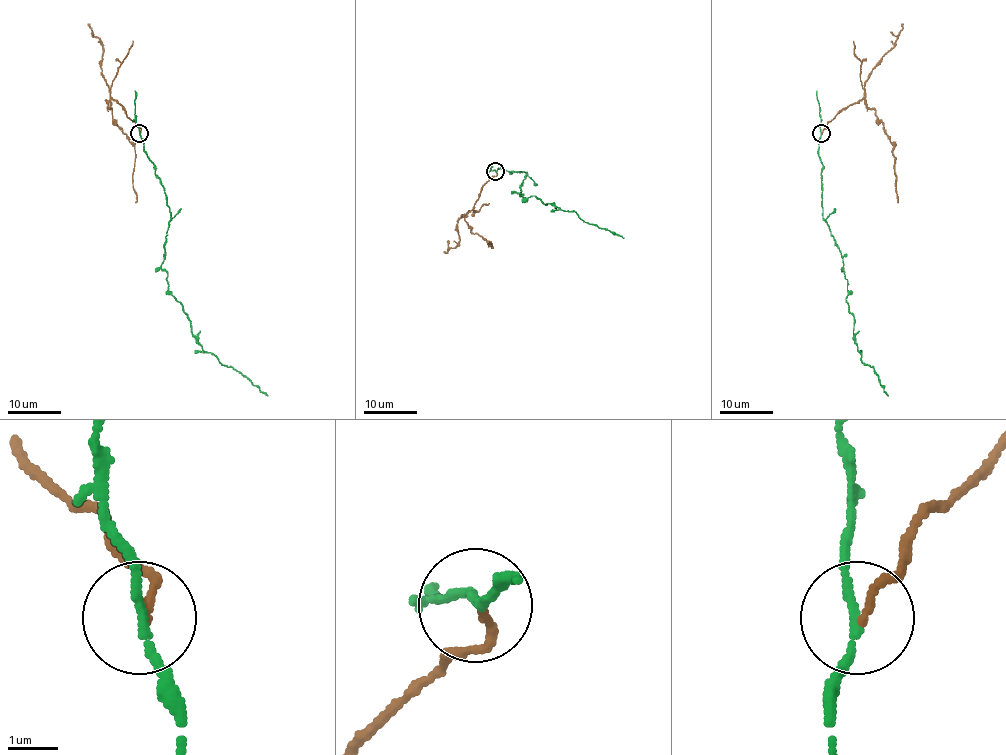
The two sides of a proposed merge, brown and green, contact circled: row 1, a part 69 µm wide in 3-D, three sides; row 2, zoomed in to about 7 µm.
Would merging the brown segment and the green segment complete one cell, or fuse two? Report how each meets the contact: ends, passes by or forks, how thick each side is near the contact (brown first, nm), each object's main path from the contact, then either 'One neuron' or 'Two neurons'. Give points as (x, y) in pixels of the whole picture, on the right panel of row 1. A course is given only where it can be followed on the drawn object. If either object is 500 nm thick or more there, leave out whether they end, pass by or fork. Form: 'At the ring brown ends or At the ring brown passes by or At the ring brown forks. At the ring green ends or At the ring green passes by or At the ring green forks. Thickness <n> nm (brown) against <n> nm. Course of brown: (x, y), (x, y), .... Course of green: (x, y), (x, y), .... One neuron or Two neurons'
At the ring brown ends. At the ring green passes by. Thickness 160 nm (brown) against 150 nm. Course of brown: (821, 132), (850, 105), (864, 101), (874, 110), (892, 147), (898, 203). Course of green: (821, 132), (822, 218), (841, 253), (846, 302), (854, 316), (854, 343), (862, 361), (874, 368), (888, 396). Two neurons

